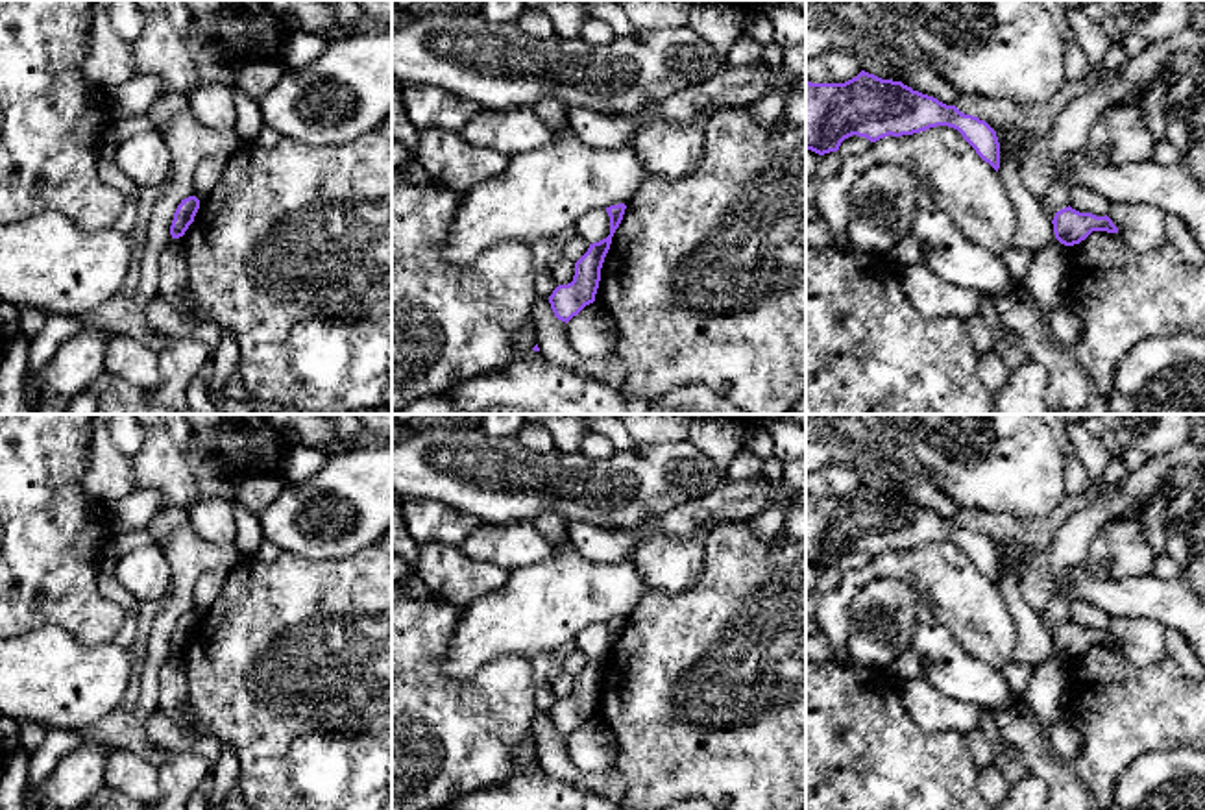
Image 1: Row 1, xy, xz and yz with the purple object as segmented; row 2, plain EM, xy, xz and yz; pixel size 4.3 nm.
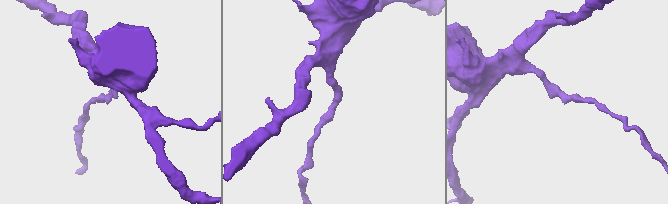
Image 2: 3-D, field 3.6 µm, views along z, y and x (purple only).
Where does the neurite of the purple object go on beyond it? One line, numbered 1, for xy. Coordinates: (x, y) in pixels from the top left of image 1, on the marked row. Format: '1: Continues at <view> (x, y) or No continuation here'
1: No continuation here

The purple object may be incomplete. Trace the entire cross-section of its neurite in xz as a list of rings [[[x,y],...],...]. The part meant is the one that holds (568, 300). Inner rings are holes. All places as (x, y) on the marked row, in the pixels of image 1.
[[[625,203],[606,207],[610,216],[610,235],[590,244],[588,252],[575,263],[573,281],[567,285],[558,285],[549,296],[551,309],[558,320],[567,324],[586,305],[595,301],[601,268],[610,250],[612,237],[623,220],[625,209]]]

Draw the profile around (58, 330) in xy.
[[[46,314],[46,324],[43,331],[30,342],[28,348],[28,370],[26,377],[35,379],[46,364],[52,361],[54,353],[74,335],[81,331],[83,320]]]

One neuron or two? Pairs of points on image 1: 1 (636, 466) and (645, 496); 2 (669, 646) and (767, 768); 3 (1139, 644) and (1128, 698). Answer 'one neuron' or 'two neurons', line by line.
1: one neuron
2: one neuron
3: two neurons

